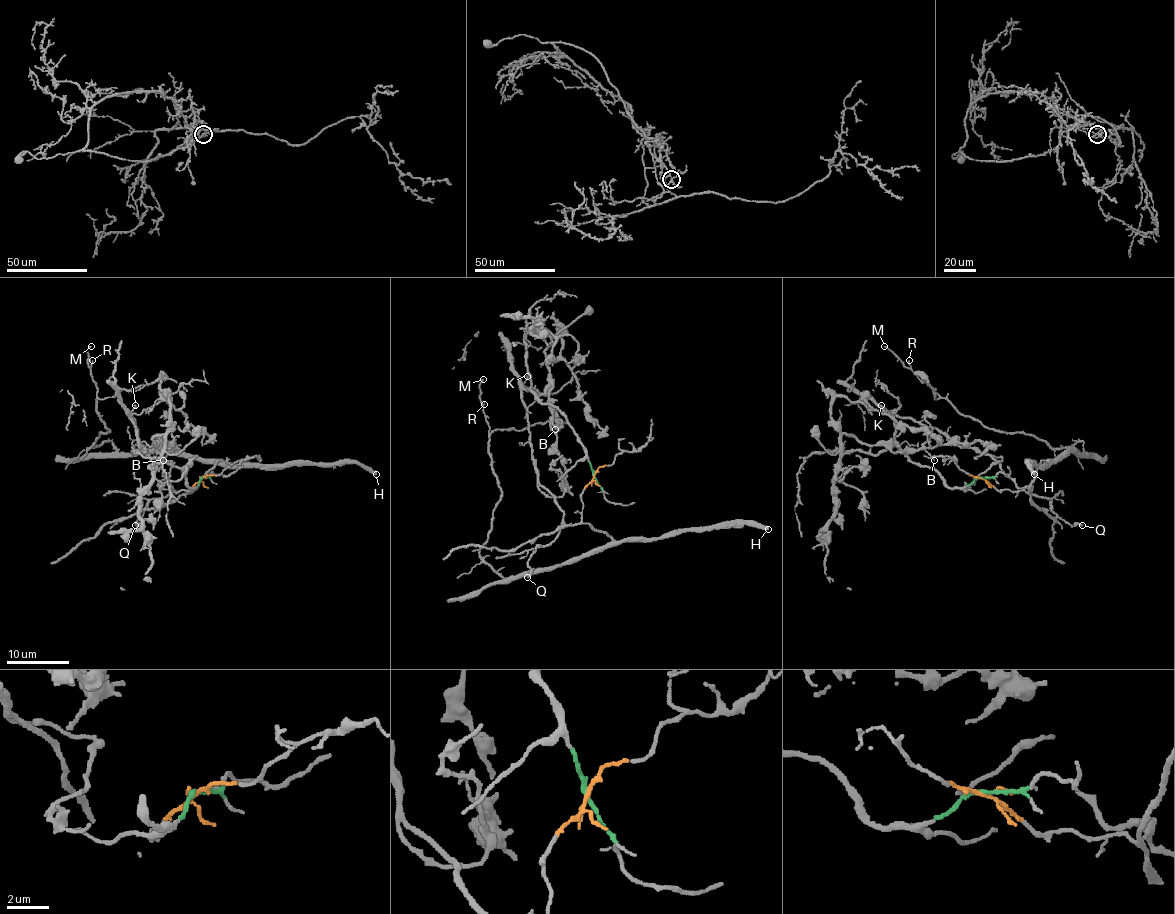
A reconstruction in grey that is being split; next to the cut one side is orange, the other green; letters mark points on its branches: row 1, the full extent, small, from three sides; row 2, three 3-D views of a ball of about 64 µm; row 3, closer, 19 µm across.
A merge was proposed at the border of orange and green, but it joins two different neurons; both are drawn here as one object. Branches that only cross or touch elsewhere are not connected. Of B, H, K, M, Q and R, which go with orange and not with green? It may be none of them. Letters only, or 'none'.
H, M, R

